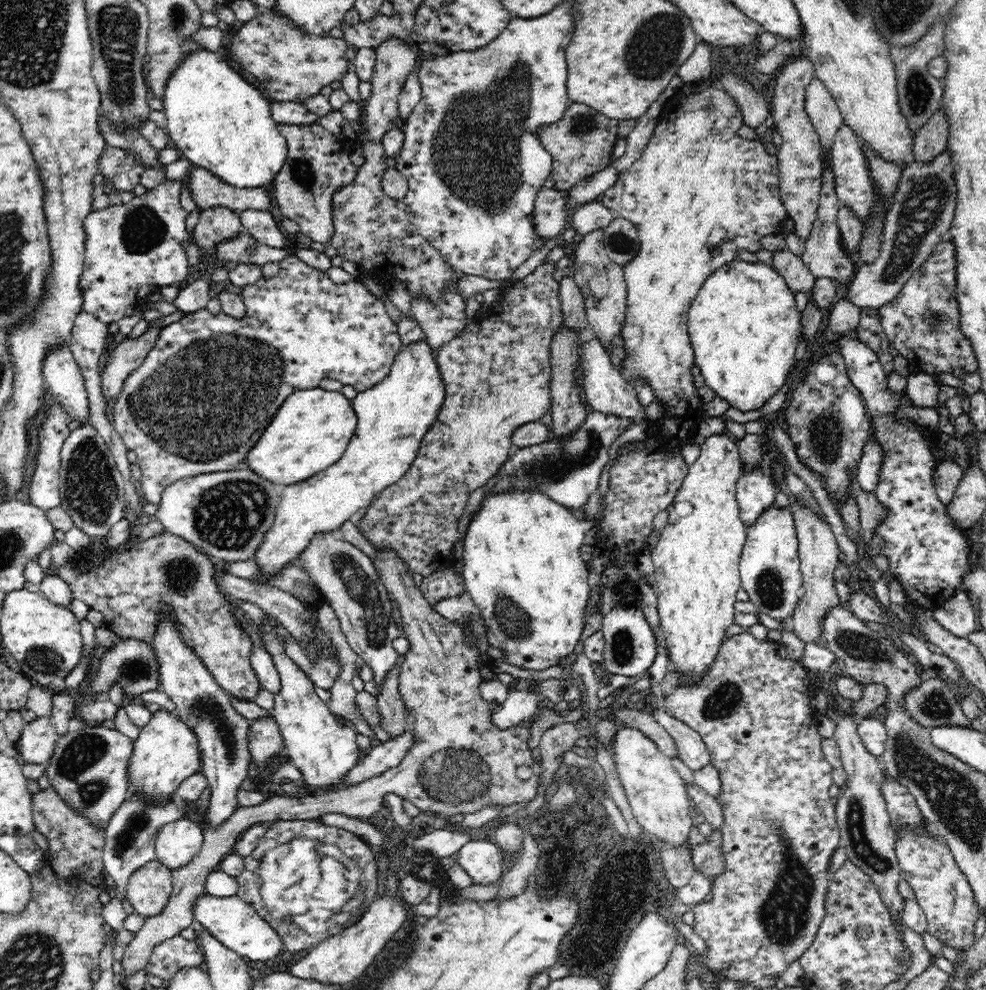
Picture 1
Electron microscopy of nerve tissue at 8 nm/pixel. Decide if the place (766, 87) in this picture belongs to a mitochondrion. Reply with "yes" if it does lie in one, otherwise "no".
no

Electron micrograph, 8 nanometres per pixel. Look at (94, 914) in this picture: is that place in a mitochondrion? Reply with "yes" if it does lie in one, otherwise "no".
no

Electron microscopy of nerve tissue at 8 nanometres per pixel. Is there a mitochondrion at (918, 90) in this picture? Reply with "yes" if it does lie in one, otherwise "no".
yes

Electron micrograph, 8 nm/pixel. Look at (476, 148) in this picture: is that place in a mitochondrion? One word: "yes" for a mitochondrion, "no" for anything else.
yes

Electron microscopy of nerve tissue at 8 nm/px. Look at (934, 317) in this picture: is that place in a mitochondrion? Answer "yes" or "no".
yes

